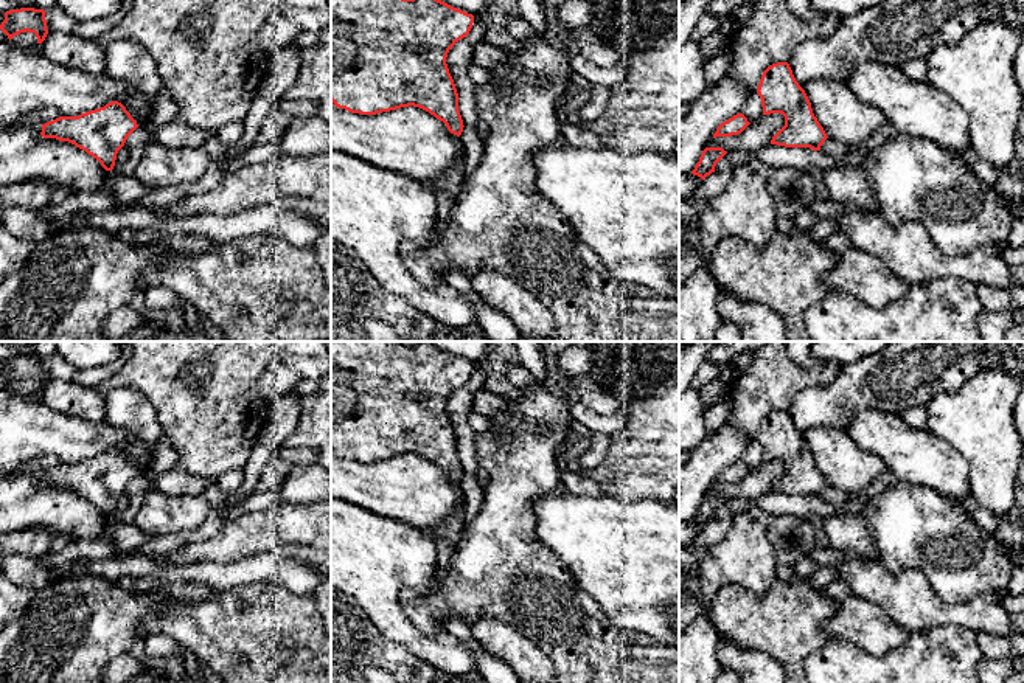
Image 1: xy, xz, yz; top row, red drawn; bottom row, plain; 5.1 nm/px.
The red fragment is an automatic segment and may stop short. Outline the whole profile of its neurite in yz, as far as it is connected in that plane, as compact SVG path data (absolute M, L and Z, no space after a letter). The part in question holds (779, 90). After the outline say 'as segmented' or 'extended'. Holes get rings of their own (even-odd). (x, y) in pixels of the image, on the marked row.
M788 62L769 65L761 75L757 93L761 98L763 115L785 116L785 126L772 137L771 144L820 151L828 137Z; as segmented

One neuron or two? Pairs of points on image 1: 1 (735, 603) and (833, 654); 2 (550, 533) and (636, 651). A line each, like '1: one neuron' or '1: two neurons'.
1: two neurons
2: two neurons

